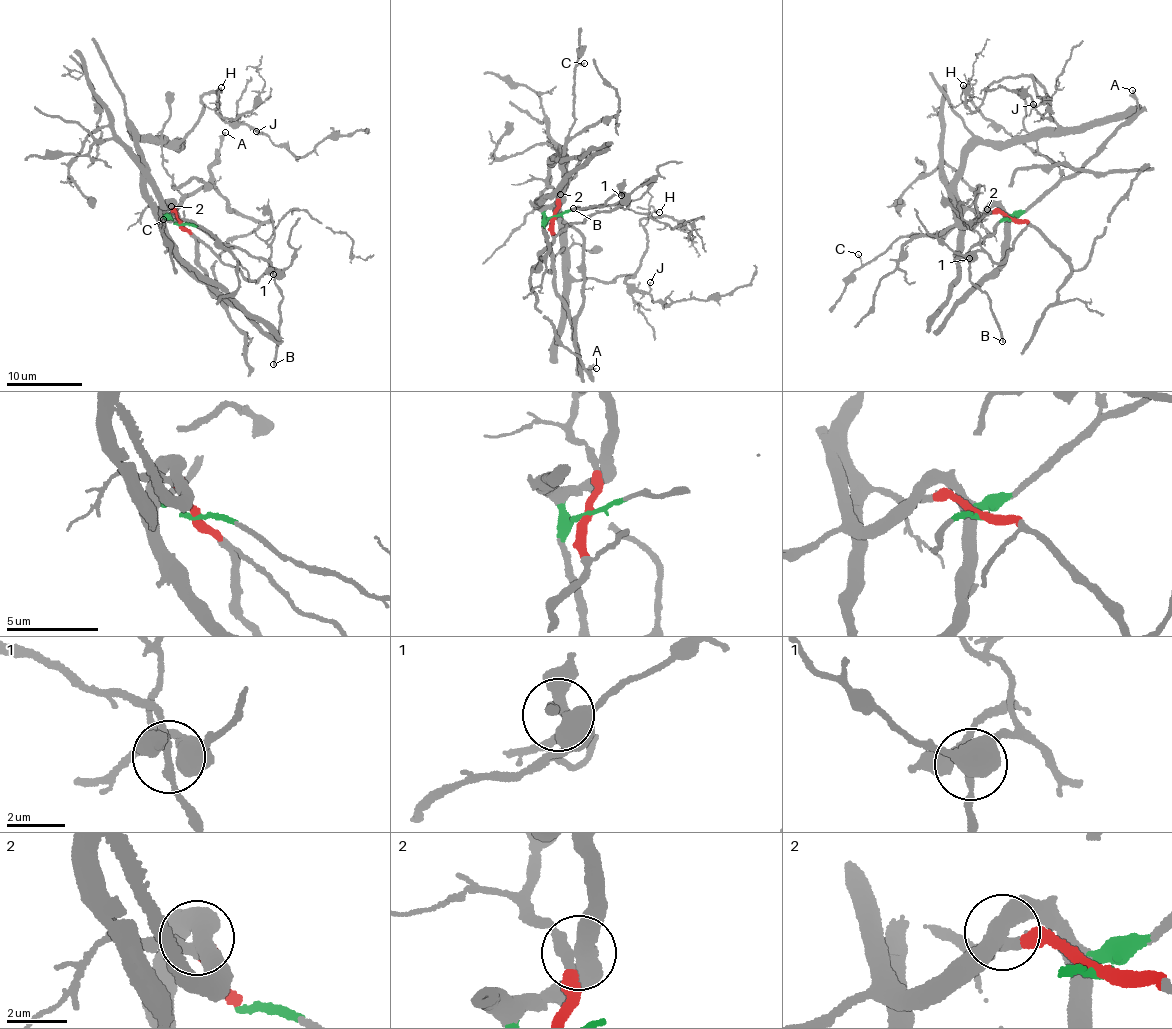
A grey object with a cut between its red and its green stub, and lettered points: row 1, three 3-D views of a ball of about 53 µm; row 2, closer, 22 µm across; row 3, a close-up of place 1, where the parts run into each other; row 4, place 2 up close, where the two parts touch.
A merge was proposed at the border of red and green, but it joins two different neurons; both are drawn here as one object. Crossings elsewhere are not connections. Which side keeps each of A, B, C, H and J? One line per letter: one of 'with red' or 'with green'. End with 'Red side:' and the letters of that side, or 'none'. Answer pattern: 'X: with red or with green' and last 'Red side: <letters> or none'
A: with green
B: with green
C: with green
H: with red
J: with red
Red side: H, J

